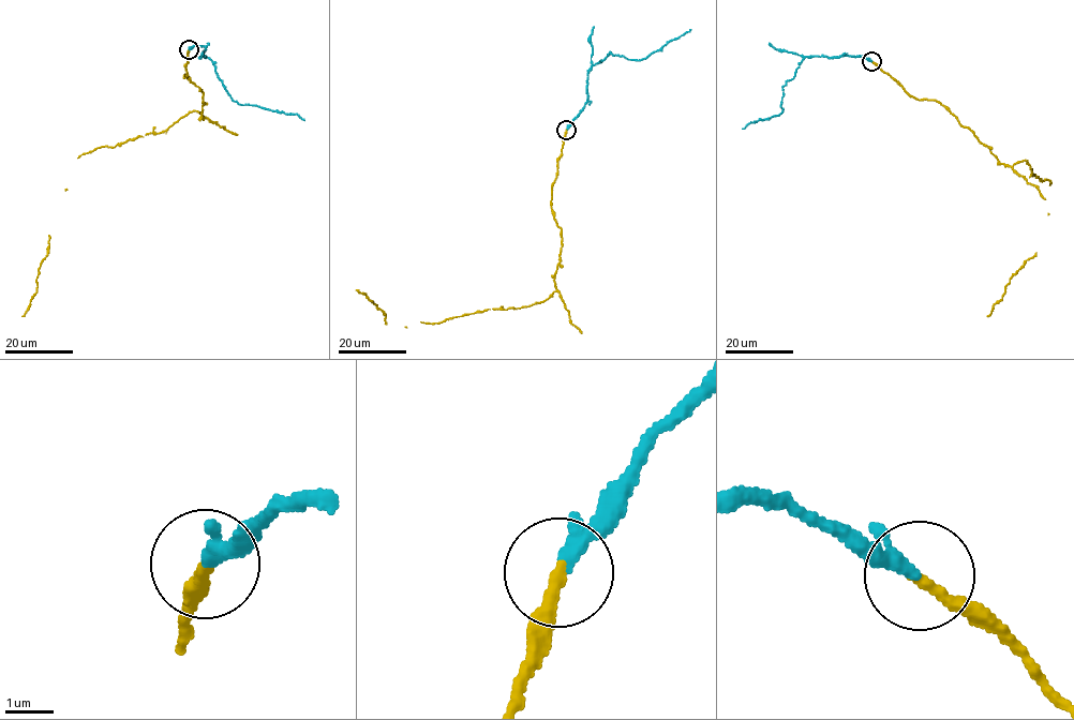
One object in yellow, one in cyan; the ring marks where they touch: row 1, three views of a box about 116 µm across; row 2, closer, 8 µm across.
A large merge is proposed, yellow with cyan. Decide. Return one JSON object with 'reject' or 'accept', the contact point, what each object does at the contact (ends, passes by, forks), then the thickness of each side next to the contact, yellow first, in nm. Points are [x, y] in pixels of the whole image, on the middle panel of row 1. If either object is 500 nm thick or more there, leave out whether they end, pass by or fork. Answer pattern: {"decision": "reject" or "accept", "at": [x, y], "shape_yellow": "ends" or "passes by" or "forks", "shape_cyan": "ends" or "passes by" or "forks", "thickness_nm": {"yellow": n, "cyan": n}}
{"decision": "reject", "at": [566, 130], "shape_yellow": "ends", "shape_cyan": "ends", "thickness_nm": {"yellow": 240, "cyan": 320}}

